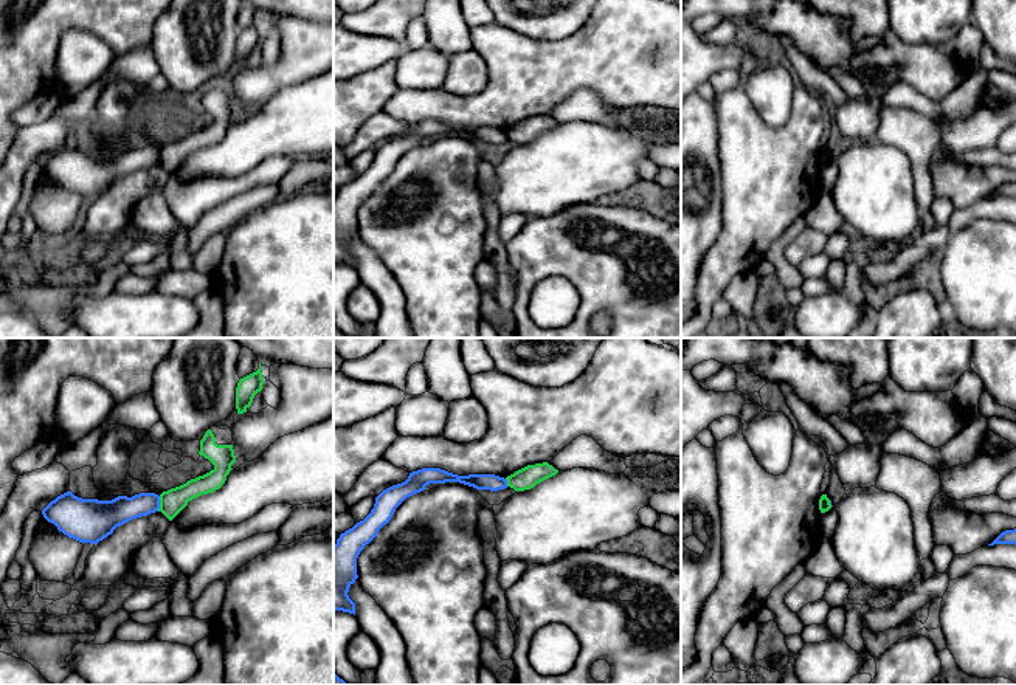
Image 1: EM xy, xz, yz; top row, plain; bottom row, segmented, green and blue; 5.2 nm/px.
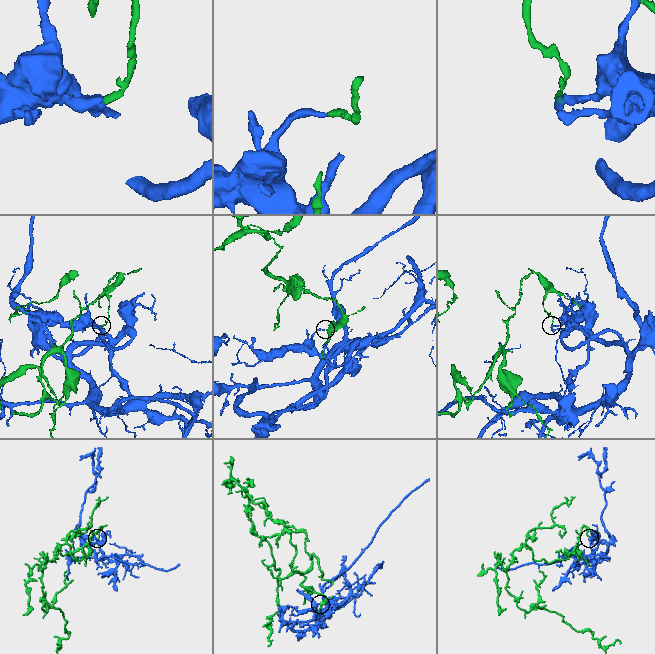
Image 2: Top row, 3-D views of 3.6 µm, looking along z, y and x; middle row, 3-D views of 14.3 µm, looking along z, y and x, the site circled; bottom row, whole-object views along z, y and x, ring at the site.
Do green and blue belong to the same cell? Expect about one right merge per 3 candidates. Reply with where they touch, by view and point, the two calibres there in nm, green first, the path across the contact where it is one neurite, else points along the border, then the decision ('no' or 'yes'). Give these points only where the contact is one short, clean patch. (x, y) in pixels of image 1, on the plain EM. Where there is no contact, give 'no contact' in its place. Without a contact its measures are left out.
contact xy (160, 157); calibres 130 and 140 nm; border xy (160, 149), (157, 163); no

